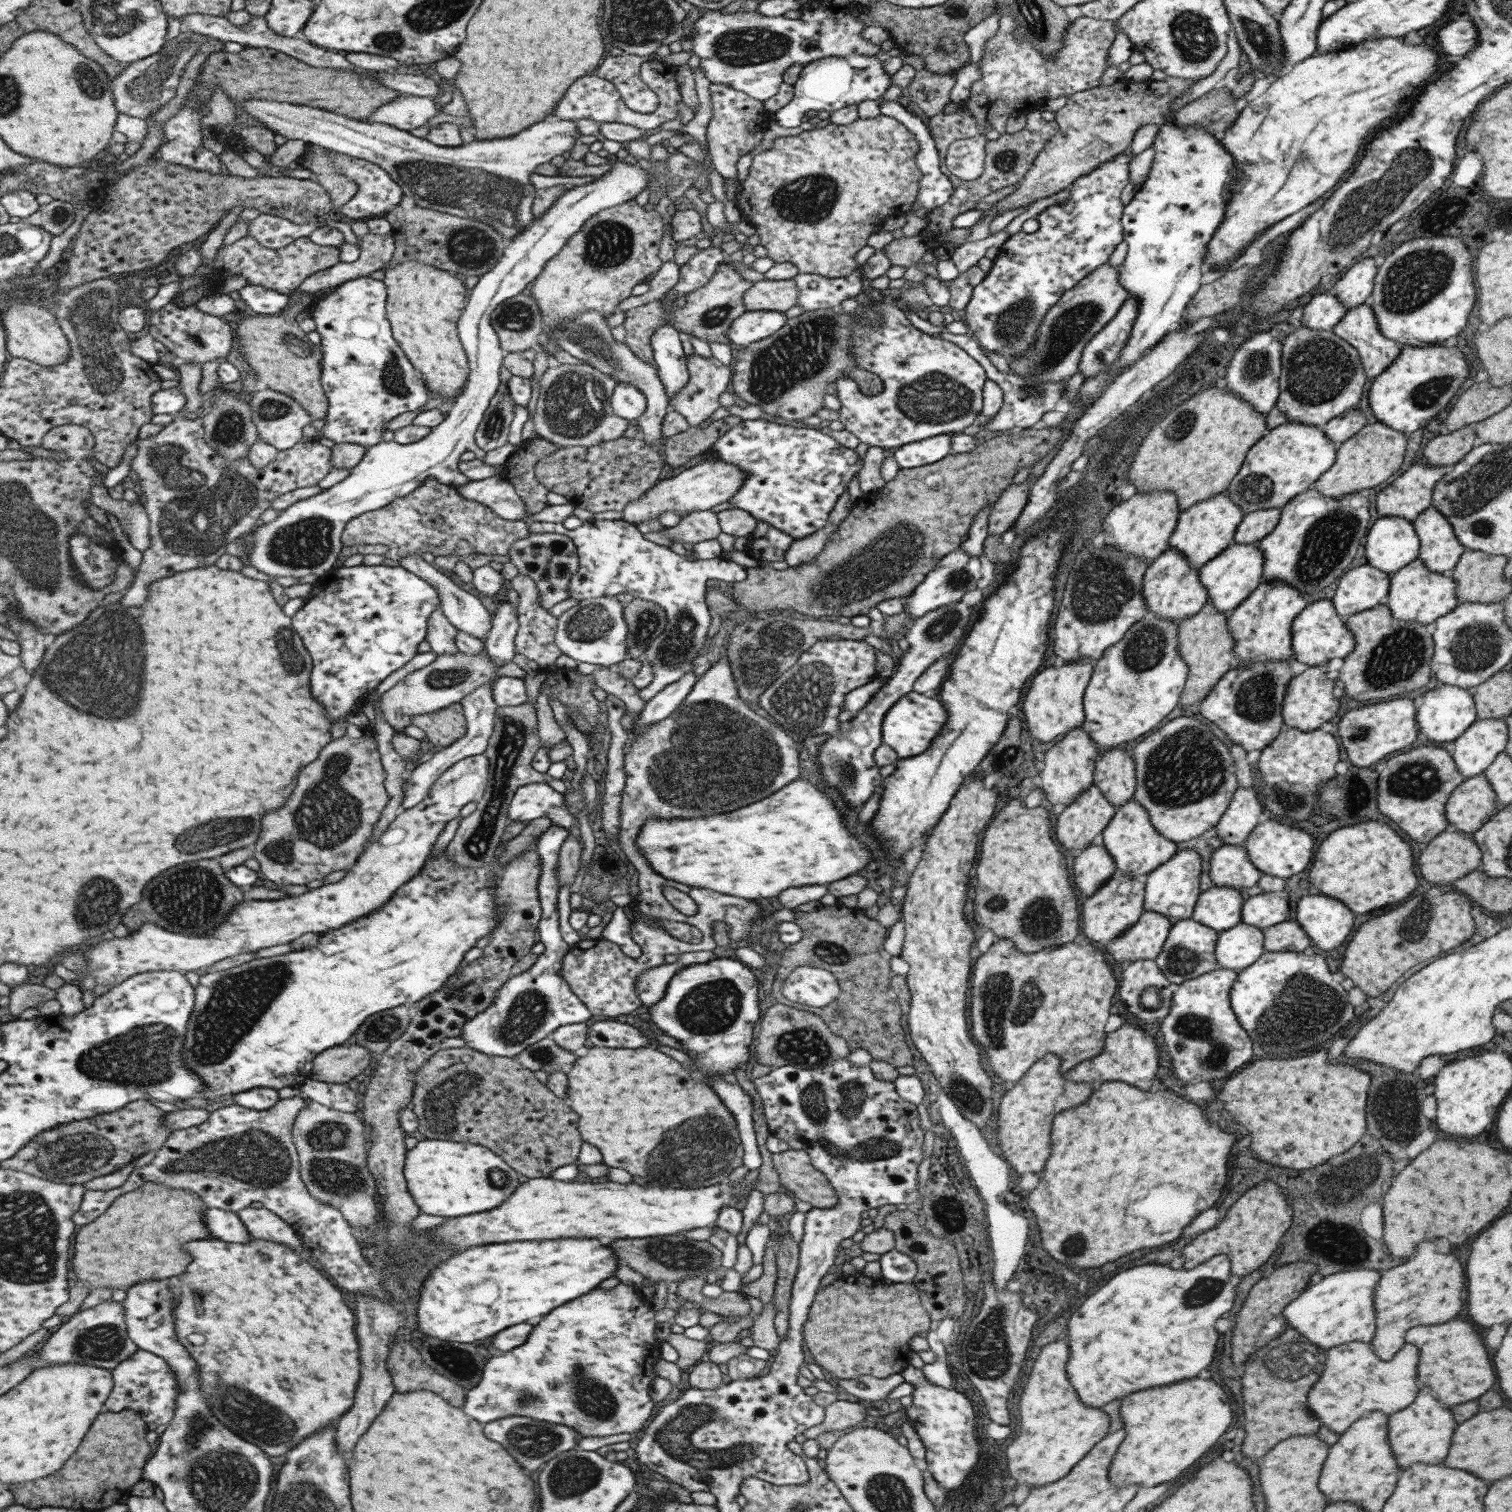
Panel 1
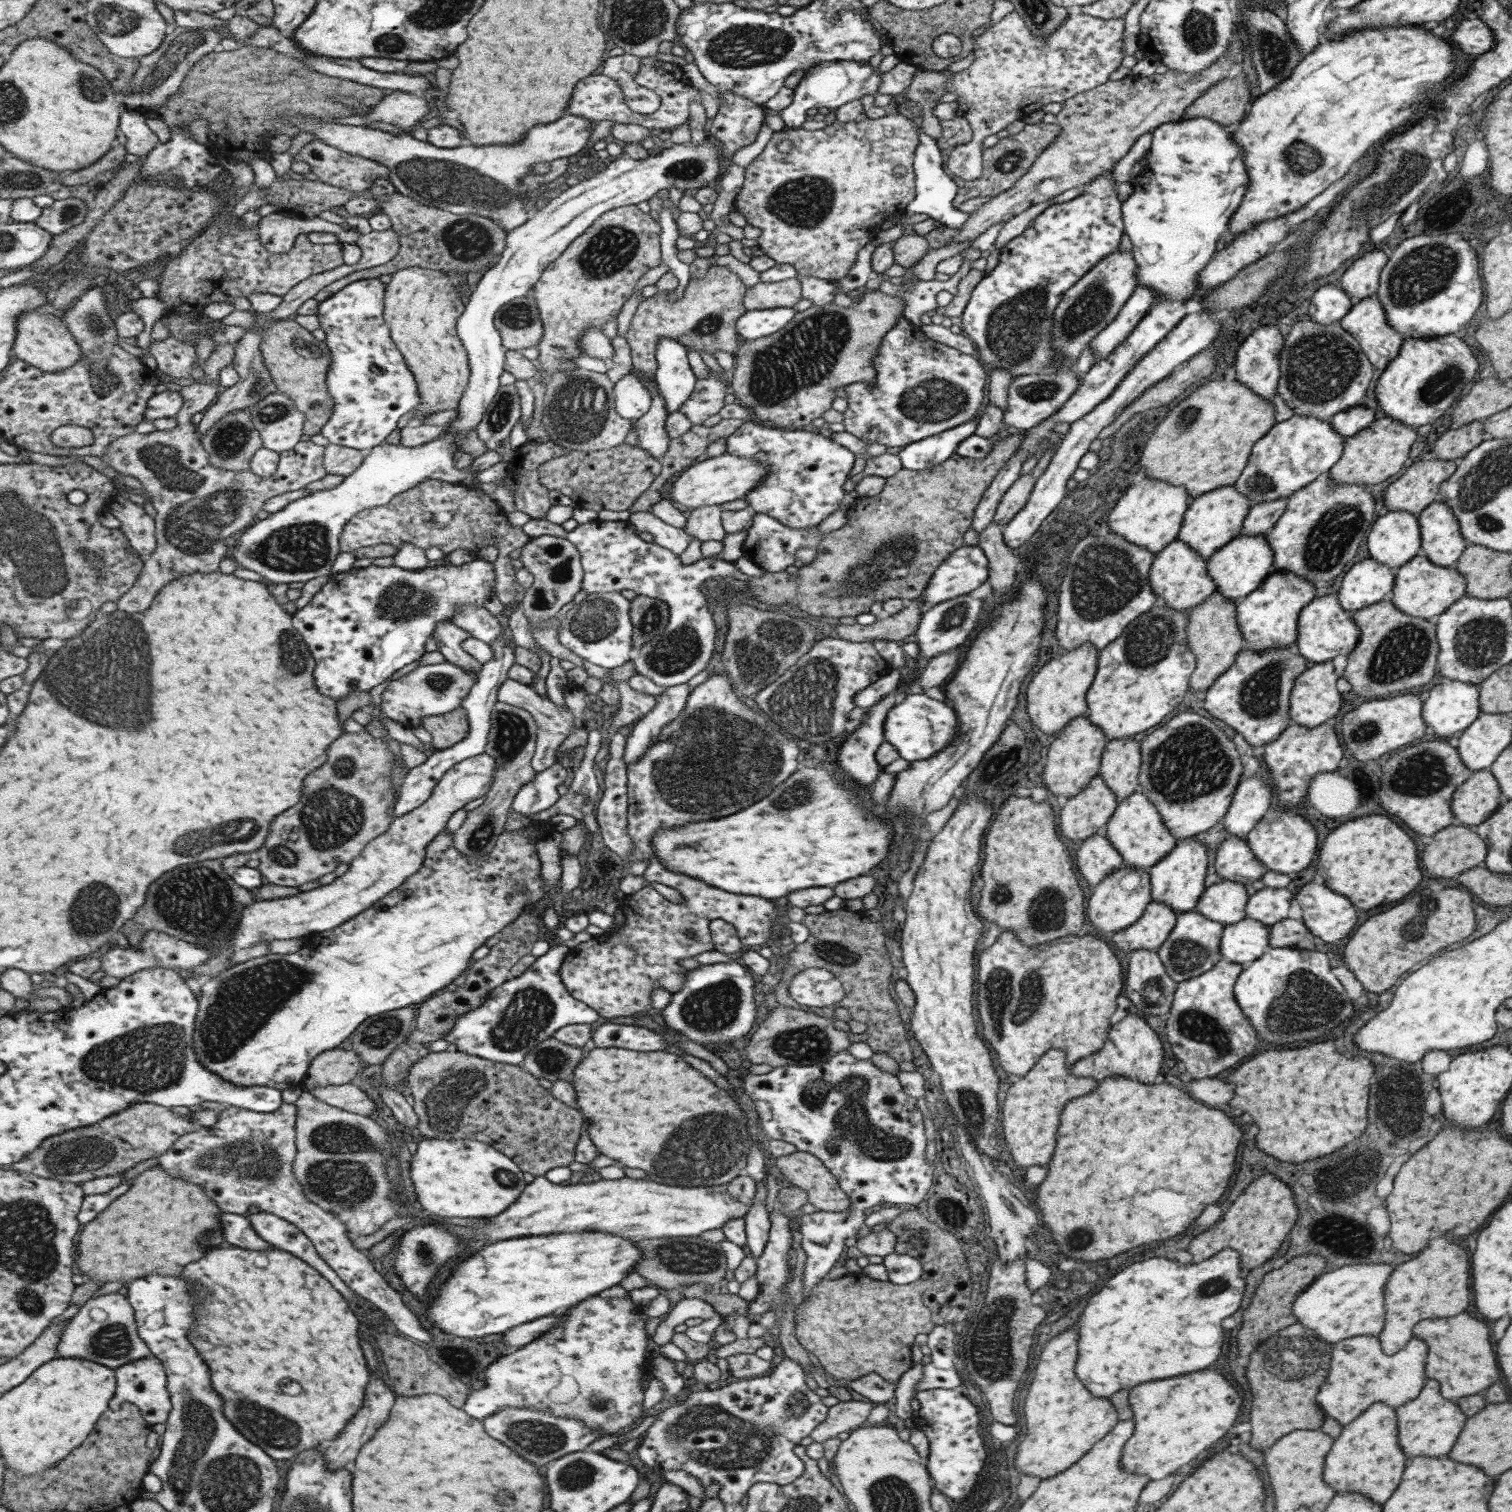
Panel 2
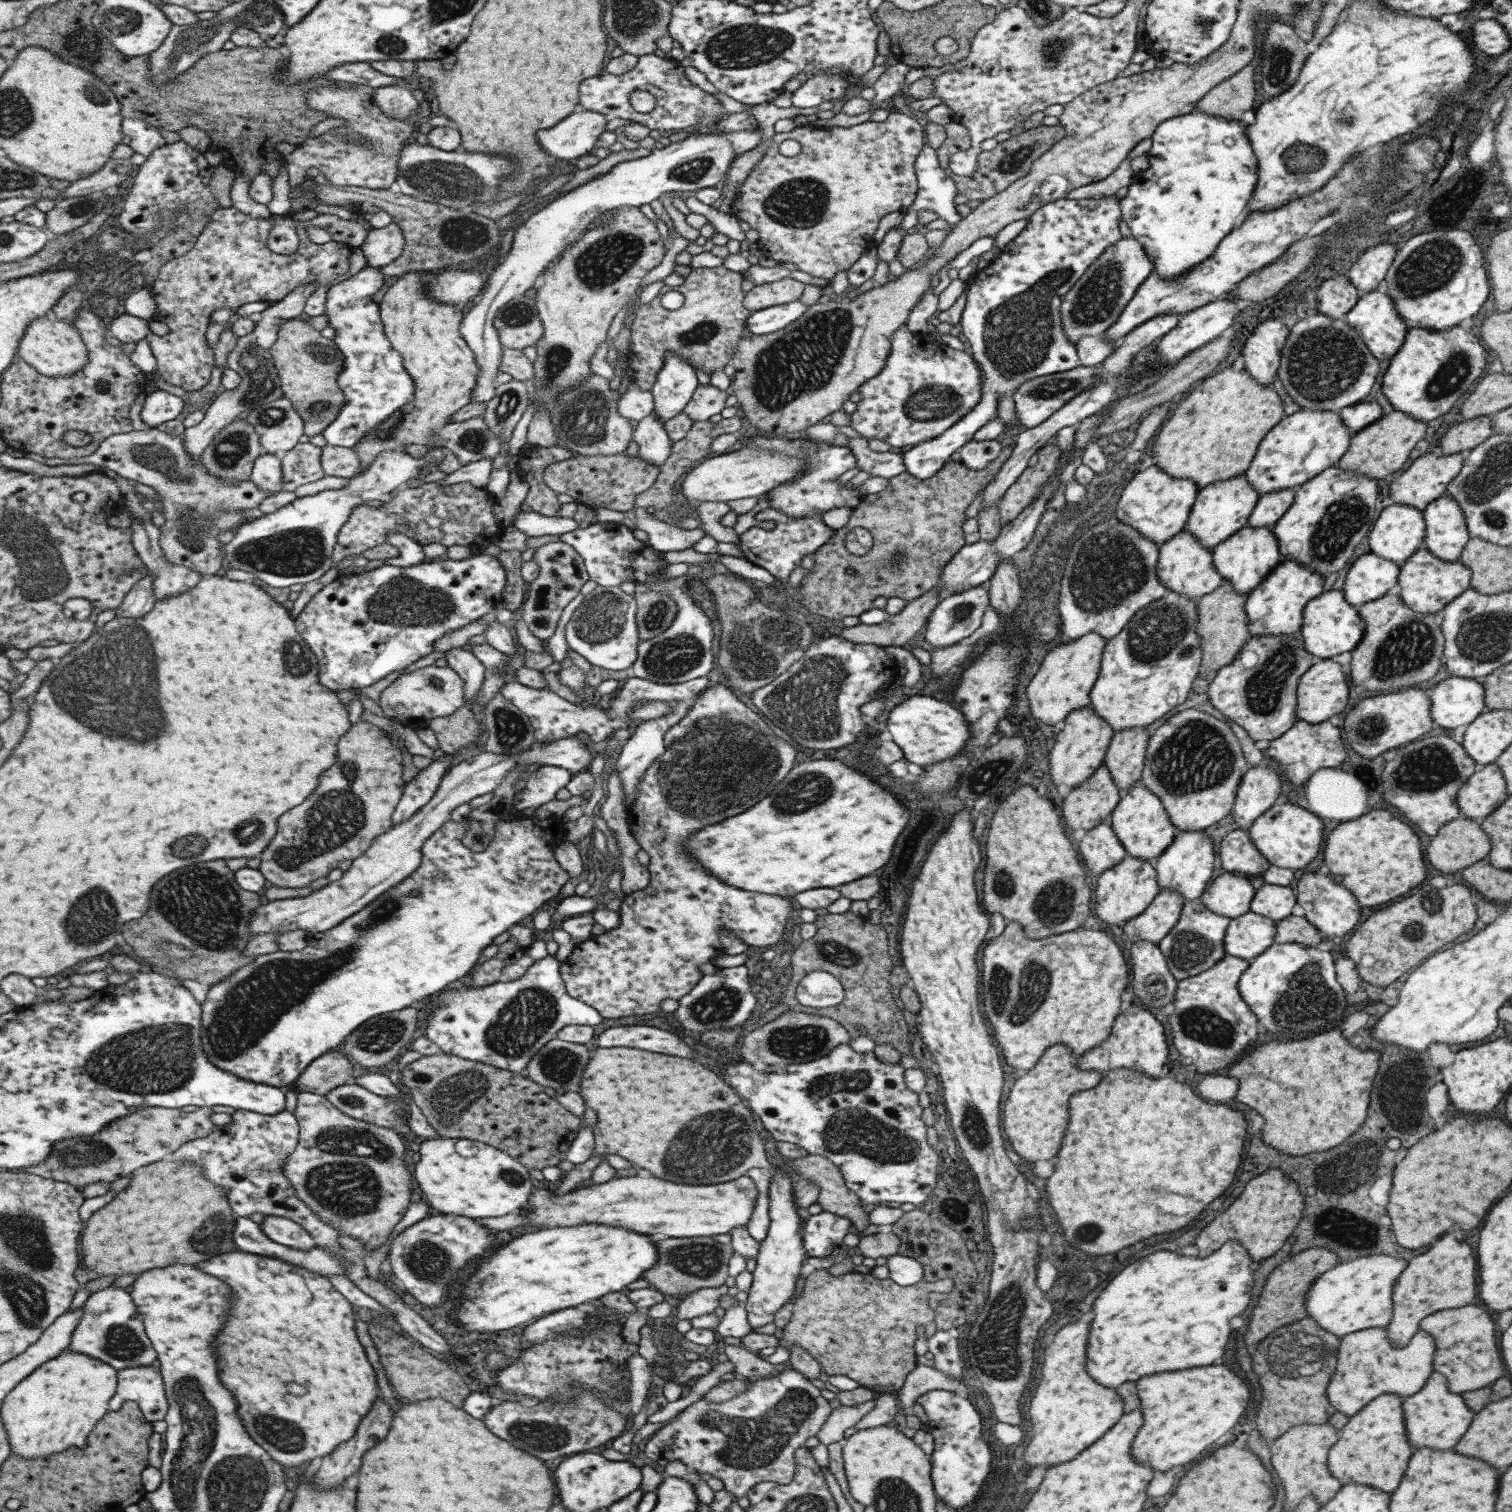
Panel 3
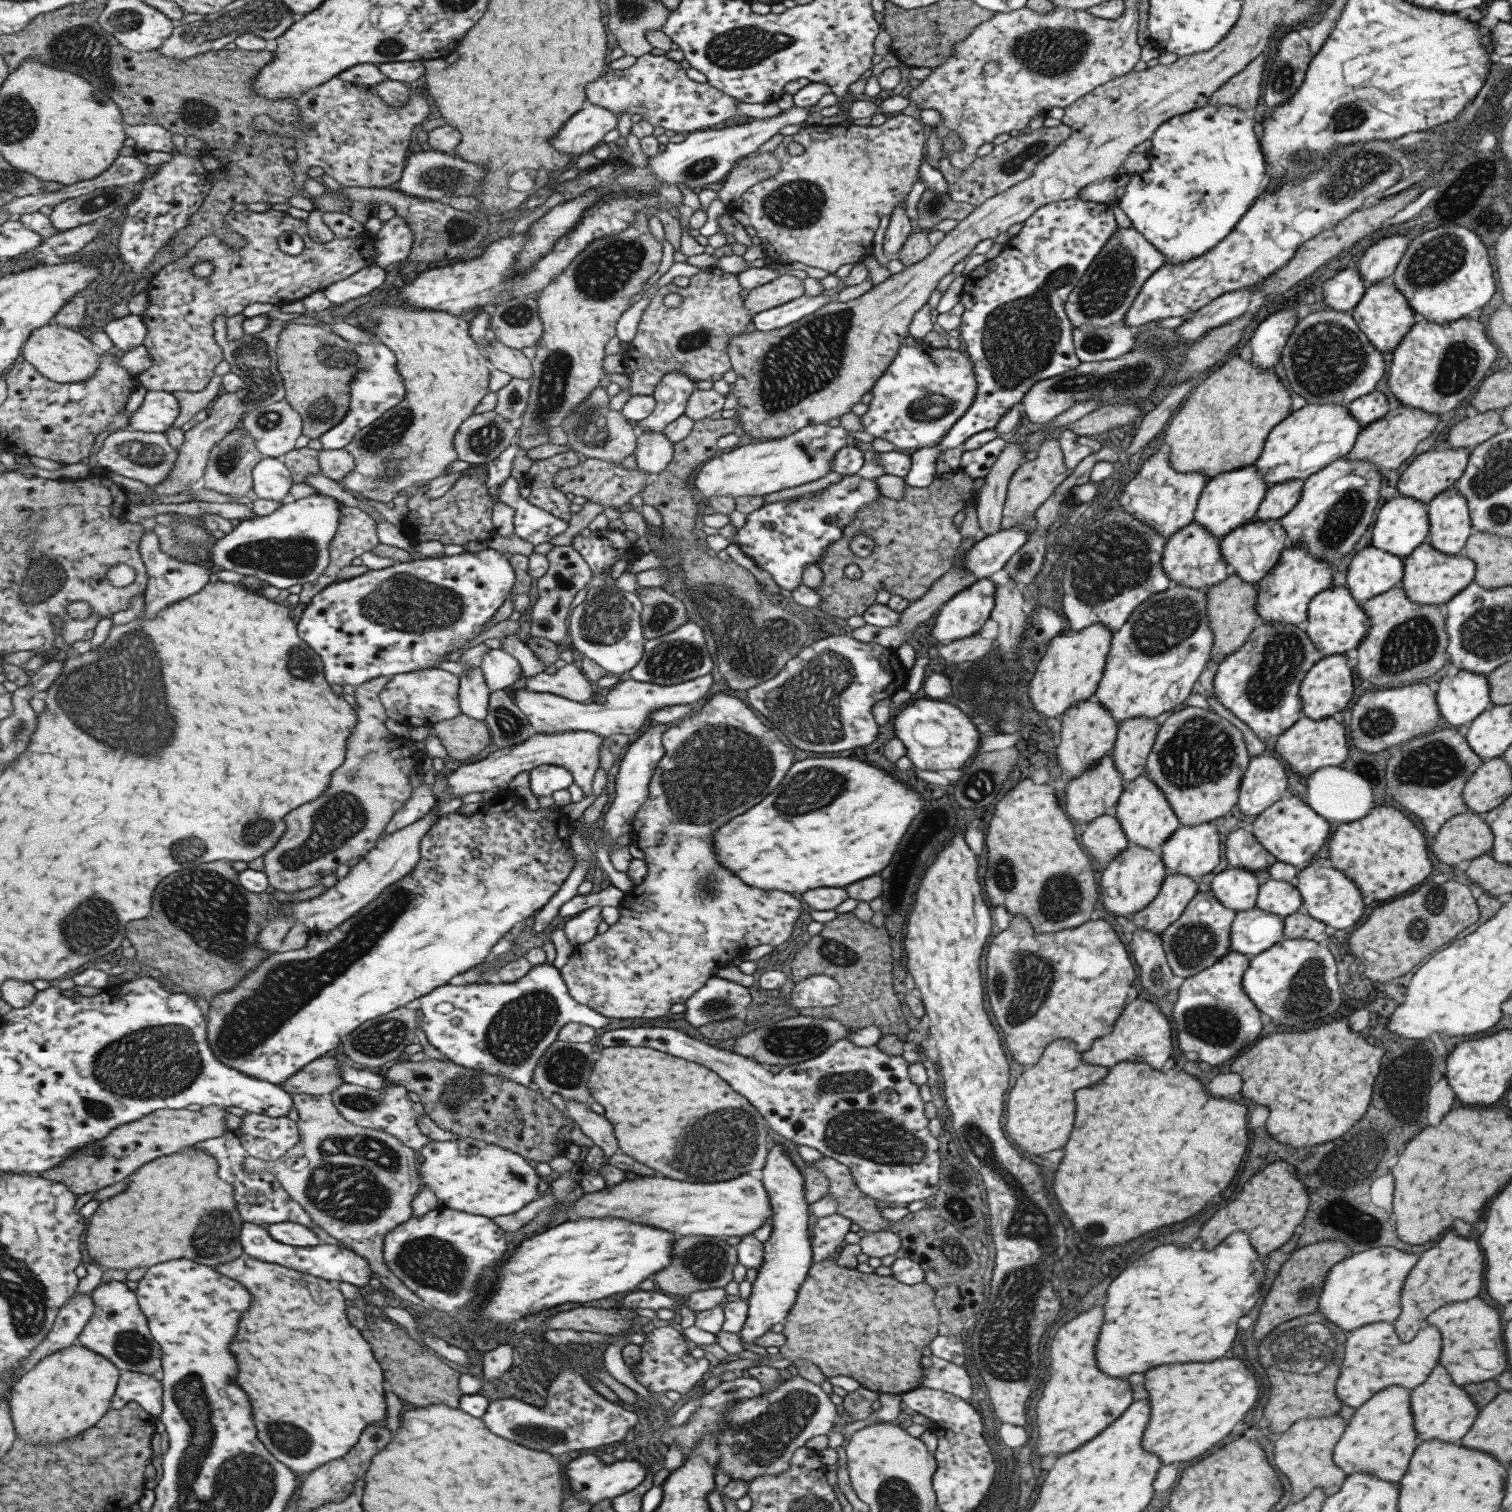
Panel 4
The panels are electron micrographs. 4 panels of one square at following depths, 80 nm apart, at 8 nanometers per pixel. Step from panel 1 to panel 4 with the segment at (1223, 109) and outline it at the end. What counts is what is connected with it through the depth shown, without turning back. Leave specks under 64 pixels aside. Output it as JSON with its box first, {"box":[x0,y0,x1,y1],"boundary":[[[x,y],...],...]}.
{"box":[1209,52,1266,110],"boundary":[[[1264,52],[1257,56],[1251,63],[1247,64],[1243,70],[1235,76],[1229,78],[1219,90],[1211,94],[1209,106],[1236,106],[1239,110],[1254,108],[1259,98],[1259,86],[1261,86],[1261,74],[1266,55]]]}

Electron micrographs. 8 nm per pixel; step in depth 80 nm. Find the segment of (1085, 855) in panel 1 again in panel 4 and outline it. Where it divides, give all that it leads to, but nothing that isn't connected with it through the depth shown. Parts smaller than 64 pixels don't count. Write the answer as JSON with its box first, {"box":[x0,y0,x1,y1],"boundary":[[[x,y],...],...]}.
{"box":[1079,811,1129,863],"boundary":[[[1112,811],[1087,822],[1080,833],[1079,842],[1097,862],[1106,863],[1129,845]]]}

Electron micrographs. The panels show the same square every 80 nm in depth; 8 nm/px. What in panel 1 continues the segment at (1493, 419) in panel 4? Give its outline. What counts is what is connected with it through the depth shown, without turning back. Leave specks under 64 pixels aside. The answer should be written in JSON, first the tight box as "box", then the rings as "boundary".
{"box":[1422,425,1480,465],"boundary":[[[1467,425],[1446,435],[1437,435],[1431,438],[1430,441],[1426,442],[1422,453],[1427,465],[1452,465],[1473,447],[1480,444],[1472,425]]]}

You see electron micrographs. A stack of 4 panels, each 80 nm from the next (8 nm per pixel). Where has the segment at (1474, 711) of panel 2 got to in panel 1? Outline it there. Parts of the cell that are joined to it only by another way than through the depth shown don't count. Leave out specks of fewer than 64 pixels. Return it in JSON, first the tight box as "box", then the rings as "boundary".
{"box":[1414,684,1476,744],"boundary":[[[1443,684],[1425,691],[1414,719],[1418,732],[1422,732],[1427,740],[1436,744],[1455,741],[1472,722],[1476,721],[1471,690]]]}

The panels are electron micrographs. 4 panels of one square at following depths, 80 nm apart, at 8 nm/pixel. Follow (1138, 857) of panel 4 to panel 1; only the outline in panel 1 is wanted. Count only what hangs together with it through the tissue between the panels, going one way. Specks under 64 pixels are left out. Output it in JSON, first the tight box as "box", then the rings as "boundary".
{"box":[1080,871,1145,946],"boundary":[[[1116,871],[1091,896],[1086,897],[1081,910],[1080,930],[1089,942],[1104,946],[1116,936],[1125,932],[1143,910],[1145,876],[1133,876]]]}

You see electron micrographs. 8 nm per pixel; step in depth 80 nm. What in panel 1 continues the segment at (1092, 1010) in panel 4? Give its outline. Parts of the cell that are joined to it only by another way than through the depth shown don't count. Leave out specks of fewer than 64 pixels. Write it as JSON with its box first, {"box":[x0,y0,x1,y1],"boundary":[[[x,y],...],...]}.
{"box":[969,939,1117,1085],"boundary":[[[997,939],[980,954],[971,970],[969,1030],[971,1039],[987,1056],[991,1072],[1007,1085],[1016,1083],[1025,1071],[1045,1054],[1057,1056],[1061,1075],[1078,1062],[1089,1060],[1103,1051],[1105,1024],[1109,1018],[1109,1000],[1117,992],[1117,982],[1107,960],[1093,942],[1048,946],[1037,952],[1019,952],[1013,942]]]}

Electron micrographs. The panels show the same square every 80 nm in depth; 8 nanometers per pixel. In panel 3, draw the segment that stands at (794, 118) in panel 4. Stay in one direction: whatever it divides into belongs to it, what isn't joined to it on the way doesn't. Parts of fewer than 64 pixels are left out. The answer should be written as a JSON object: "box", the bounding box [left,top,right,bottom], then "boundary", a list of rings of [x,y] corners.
{"box":[461,126,762,402],"boundary":[[[756,126],[752,130],[739,132],[716,133],[712,129],[690,132],[681,141],[661,146],[659,150],[653,148],[645,158],[615,164],[609,168],[609,172],[559,195],[516,227],[507,256],[488,275],[484,289],[480,290],[481,300],[466,309],[466,315],[461,321],[461,334],[476,354],[477,361],[477,386],[472,394],[472,402],[487,402],[496,392],[494,378],[502,360],[503,346],[493,324],[502,305],[535,286],[544,268],[602,212],[619,207],[640,207],[664,192],[674,195],[677,191],[718,187],[726,178],[731,162],[759,143],[759,135],[762,133],[758,129]]]}

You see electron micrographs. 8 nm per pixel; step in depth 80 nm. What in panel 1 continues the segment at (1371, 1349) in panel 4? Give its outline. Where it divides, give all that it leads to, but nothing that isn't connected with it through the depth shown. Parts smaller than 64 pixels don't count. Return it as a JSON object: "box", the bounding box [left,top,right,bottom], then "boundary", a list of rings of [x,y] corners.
{"box":[1306,1342,1419,1434],"boundary":[[[1346,1342],[1326,1350],[1326,1359],[1320,1377],[1313,1383],[1311,1390],[1307,1393],[1306,1407],[1315,1420],[1320,1422],[1320,1426],[1325,1426],[1341,1434],[1346,1428],[1353,1425],[1360,1418],[1365,1418],[1370,1412],[1378,1410],[1383,1414],[1393,1414],[1405,1408],[1413,1402],[1419,1386],[1416,1379],[1417,1348],[1411,1344],[1405,1344],[1389,1360],[1379,1360],[1373,1352],[1370,1342]]]}

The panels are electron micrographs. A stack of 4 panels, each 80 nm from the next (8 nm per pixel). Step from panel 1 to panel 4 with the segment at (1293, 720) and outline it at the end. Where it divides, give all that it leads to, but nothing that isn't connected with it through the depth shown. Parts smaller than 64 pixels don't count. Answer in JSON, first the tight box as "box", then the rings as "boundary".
{"box":[1298,654,1355,720],"boundary":[[[1333,654],[1318,660],[1304,674],[1298,686],[1298,697],[1301,701],[1302,714],[1313,720],[1329,717],[1333,712],[1345,708],[1345,704],[1351,700],[1355,676],[1352,668],[1347,667],[1344,654]]]}

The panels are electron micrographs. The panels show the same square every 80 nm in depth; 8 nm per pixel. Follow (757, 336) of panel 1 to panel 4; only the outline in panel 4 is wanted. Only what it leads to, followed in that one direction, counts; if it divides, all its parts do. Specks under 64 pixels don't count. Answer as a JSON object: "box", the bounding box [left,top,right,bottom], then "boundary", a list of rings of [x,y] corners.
{"box":[750,291,834,332],"boundary":[[[822,291],[817,296],[801,295],[781,306],[762,310],[752,314],[750,321],[755,330],[767,332],[777,328],[784,328],[792,322],[799,321],[805,315],[815,312],[821,306],[827,306],[834,299],[834,292]]]}

